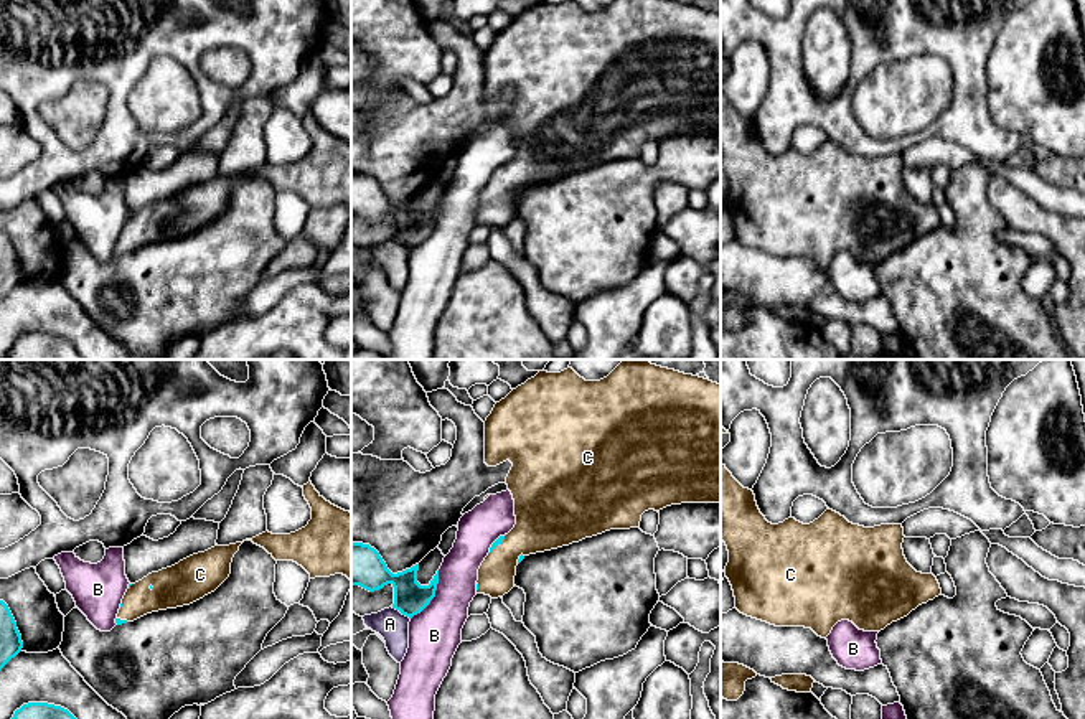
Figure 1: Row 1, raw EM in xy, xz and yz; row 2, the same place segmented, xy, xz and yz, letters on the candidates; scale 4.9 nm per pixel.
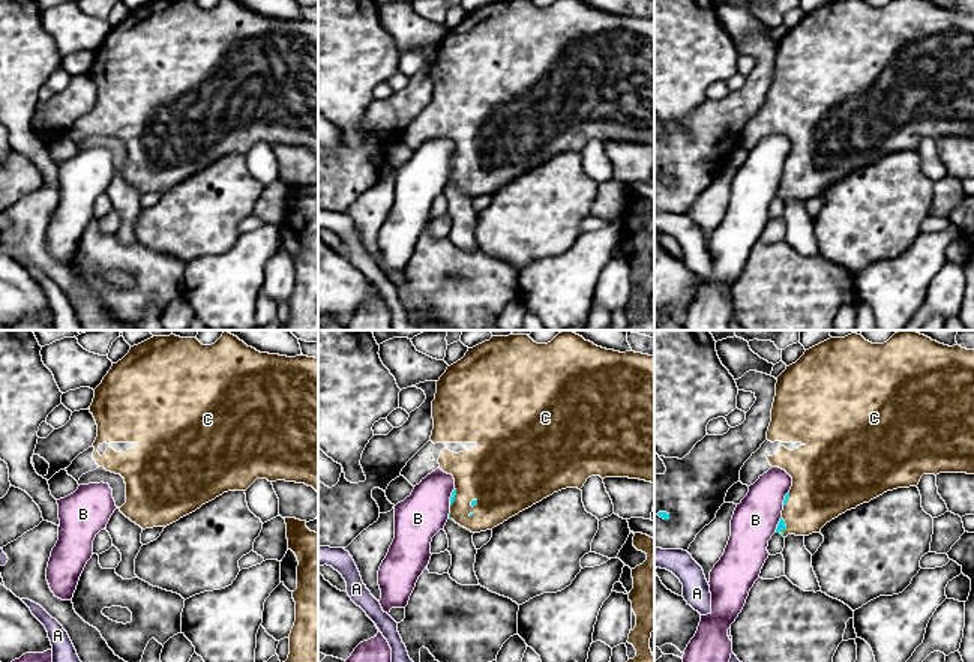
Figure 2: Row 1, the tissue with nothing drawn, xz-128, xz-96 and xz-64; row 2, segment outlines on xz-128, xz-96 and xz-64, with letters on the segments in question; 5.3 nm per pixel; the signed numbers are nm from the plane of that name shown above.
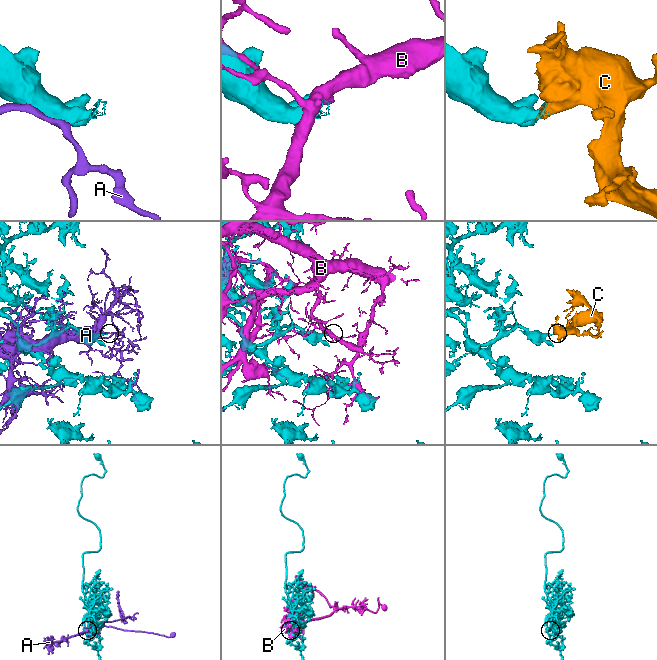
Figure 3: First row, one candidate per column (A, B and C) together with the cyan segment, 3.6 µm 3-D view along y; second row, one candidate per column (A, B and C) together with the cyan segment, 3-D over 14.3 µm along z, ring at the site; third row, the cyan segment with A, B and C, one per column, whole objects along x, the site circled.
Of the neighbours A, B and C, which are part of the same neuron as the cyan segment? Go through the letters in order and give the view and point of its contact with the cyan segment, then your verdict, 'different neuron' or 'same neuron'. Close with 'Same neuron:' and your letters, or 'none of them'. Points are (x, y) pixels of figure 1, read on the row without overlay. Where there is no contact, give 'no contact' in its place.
A: xz (401, 243) | different neuron
B: xz (434, 226) | different neuron
C: xz (498, 173) | same neuron
Same neuron: C

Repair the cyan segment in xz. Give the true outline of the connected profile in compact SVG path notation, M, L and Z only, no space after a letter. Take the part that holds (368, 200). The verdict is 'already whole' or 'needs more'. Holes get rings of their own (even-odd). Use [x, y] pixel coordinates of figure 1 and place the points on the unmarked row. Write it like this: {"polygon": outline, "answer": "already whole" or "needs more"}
{"polygon": "M351 173L351 216L374 223L391 214L394 218L392 239L409 249L420 244L430 234L439 214L439 201L429 216L417 213L417 201L419 195L392 204L374 178Z", "answer": "already whole"}

